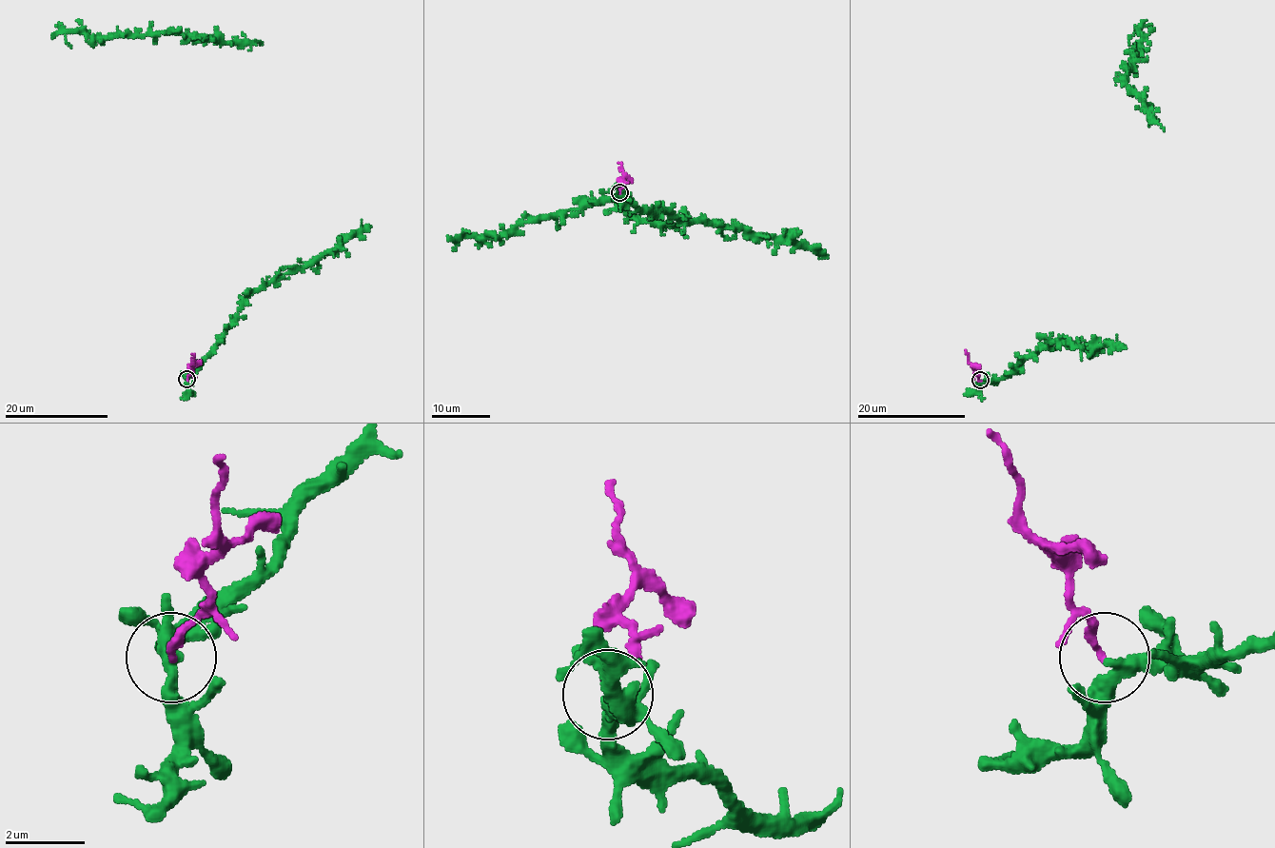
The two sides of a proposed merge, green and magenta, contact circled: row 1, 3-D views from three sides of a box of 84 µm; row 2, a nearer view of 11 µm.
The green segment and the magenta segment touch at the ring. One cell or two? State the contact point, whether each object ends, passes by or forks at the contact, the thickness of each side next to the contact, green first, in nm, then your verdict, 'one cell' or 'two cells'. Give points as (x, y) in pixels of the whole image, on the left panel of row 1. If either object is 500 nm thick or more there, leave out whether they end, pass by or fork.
(186, 379) | green passes by | magenta ends | 240/190 nm | two cells

